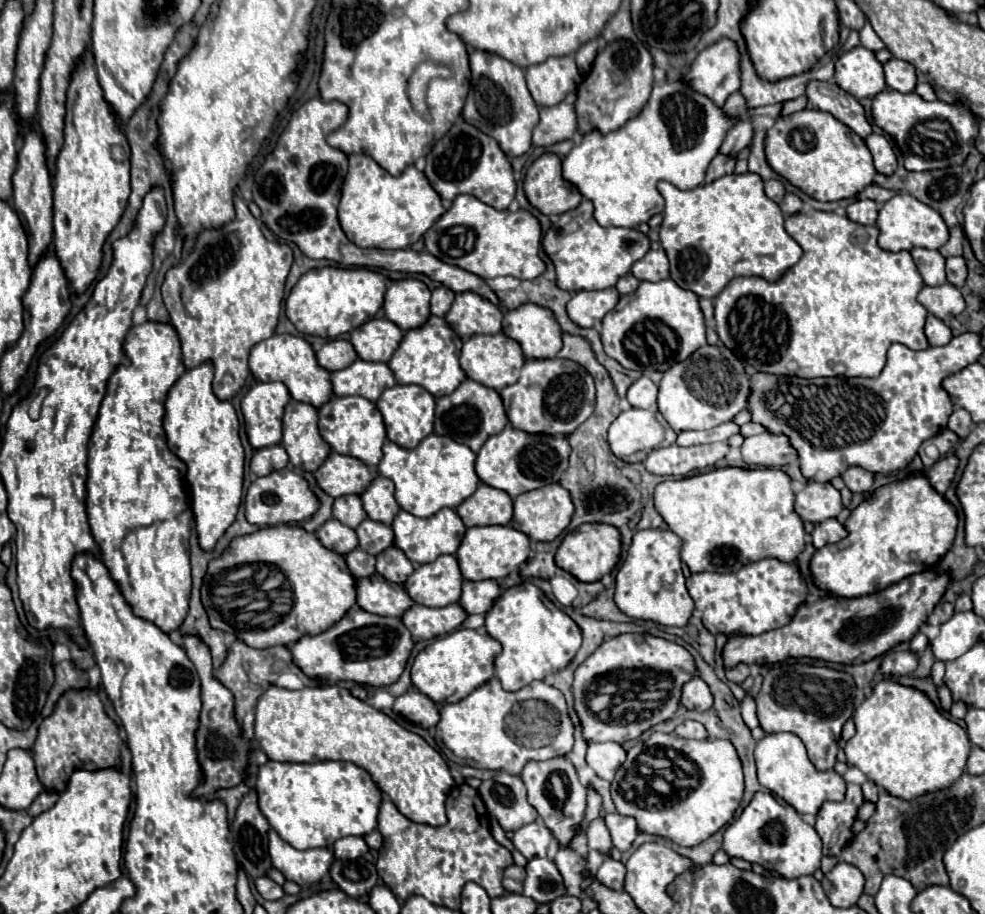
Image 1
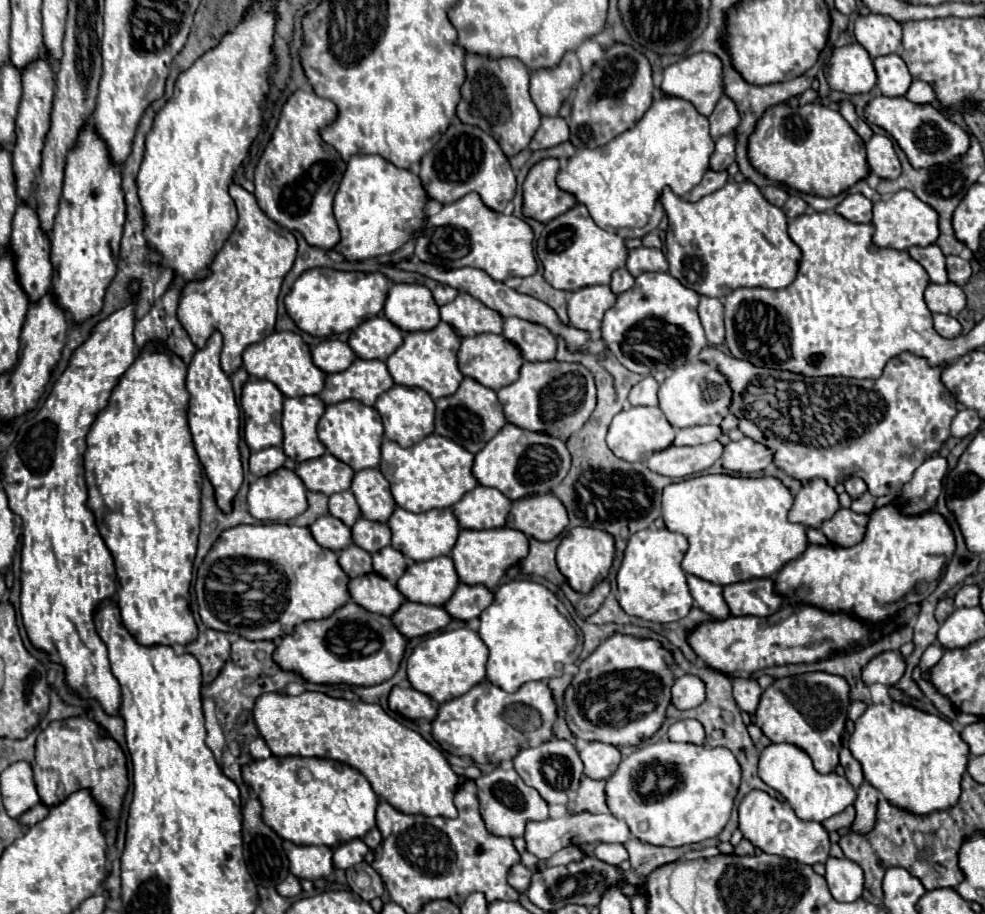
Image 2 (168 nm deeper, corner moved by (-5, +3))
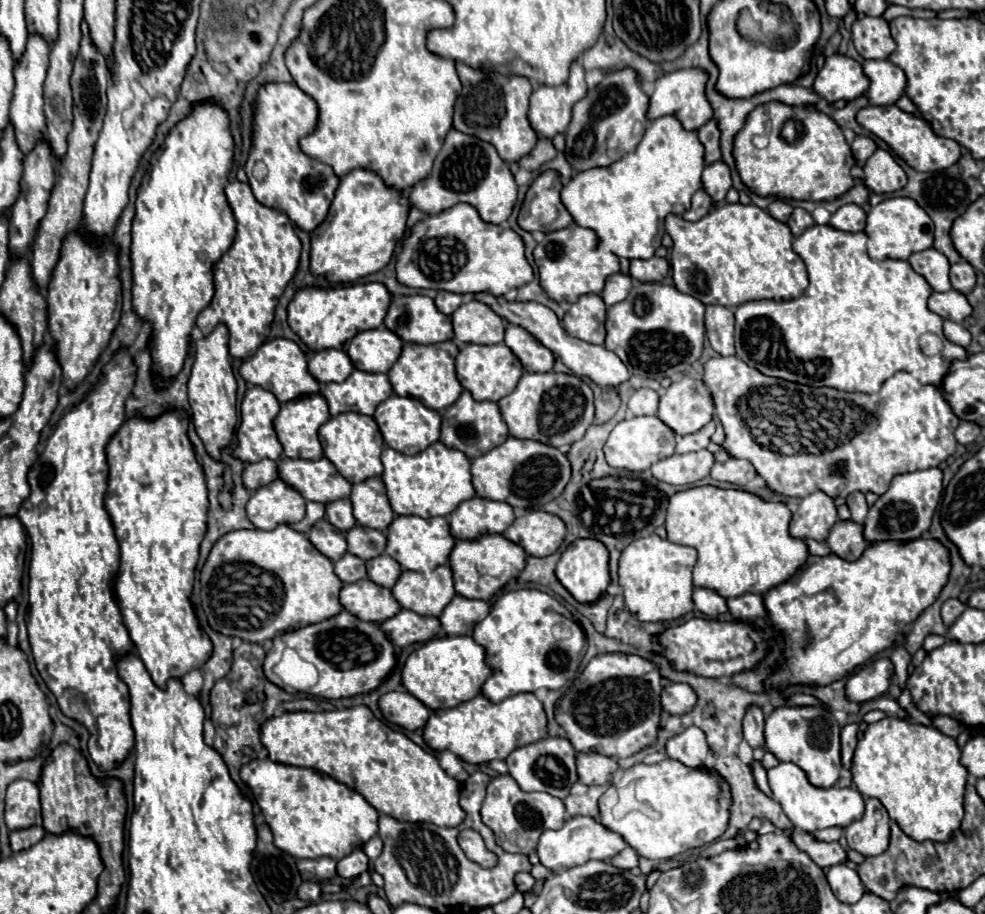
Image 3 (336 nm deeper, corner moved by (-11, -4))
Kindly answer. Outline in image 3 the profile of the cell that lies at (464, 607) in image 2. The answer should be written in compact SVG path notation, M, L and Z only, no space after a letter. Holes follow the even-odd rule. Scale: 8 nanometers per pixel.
M456 595L440 613L438 621L448 635L466 635L488 615L488 603Z

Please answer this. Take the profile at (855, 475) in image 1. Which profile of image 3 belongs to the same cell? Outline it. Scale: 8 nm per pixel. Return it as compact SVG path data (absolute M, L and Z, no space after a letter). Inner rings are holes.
M856 491L856 493L850 493L850 495L846 497L846 505L848 505L850 513L852 513L852 521L864 523L866 513L868 513L868 505L866 505L864 493L858 493L858 491Z

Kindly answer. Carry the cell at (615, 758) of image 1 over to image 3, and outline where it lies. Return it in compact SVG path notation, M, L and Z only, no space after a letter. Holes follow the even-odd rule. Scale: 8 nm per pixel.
M578 753L576 755L576 773L578 781L584 785L604 785L618 771L614 757L600 753Z

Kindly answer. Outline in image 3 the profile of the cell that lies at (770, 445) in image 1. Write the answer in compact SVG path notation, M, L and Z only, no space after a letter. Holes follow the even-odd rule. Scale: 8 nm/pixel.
M728 459L724 463L714 463L710 477L716 481L732 483L732 485L746 485L754 479L754 467L744 459Z

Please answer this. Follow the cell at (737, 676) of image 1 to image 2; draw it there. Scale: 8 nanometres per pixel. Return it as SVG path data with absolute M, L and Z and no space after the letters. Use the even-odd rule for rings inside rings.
M734 676L732 678L732 686L734 686L736 704L740 706L740 710L746 710L752 716L756 712L756 706L758 706L760 694L762 694L758 682L752 676L748 676L748 678Z

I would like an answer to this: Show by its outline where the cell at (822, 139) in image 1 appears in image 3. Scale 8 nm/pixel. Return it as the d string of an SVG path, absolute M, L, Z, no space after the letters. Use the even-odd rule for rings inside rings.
M776 101L756 107L748 115L748 123L740 129L740 135L736 135L732 155L742 183L760 197L832 201L854 185L850 169L856 161L842 129L814 107L792 107ZM766 119L772 123L770 143L764 149L756 149L752 145L752 135Z

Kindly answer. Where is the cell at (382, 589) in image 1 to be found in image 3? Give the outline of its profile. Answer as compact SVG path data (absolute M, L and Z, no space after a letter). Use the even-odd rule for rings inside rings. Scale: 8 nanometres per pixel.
M370 579L344 585L340 591L340 603L348 613L372 623L382 623L400 611L390 589L380 587Z

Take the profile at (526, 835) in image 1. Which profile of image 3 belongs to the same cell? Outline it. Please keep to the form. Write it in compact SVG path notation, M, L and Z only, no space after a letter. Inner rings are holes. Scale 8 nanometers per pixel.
M572 817L564 823L562 829L558 831L544 831L540 841L538 841L538 857L540 857L540 863L554 871L554 873L560 873L564 869L570 869L570 867L576 867L576 865L582 865L590 859L598 859L598 861L606 861L606 859L612 859L616 853L620 853L622 849L626 847L624 839L612 831L608 831L602 823L594 821L592 817Z

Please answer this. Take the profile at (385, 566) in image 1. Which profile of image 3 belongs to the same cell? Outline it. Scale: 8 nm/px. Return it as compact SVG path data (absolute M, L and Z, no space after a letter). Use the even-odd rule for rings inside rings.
M380 555L380 557L368 559L366 571L368 571L368 579L372 579L372 583L376 583L380 587L388 587L388 589L398 581L398 577L402 573L400 565L390 555Z

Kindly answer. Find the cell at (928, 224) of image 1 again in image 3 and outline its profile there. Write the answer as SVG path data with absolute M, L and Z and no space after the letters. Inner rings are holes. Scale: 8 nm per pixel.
M890 197L872 207L872 211L866 217L864 233L868 235L868 253L874 261L908 259L912 253L932 247L934 239L932 219L928 219L926 211L908 197Z

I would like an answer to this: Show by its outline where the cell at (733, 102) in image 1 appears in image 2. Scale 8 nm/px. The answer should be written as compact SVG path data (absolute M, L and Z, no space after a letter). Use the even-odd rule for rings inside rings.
M722 96L722 100L716 104L714 112L710 114L710 134L712 138L730 134L740 124L740 112L736 108L736 102L728 96Z

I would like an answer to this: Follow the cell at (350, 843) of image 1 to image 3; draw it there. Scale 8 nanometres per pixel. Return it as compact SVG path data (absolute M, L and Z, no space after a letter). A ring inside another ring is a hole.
M354 849L350 855L346 855L338 861L338 875L342 879L354 879L354 877L366 873L366 869L368 869L368 857L364 855L362 849Z

